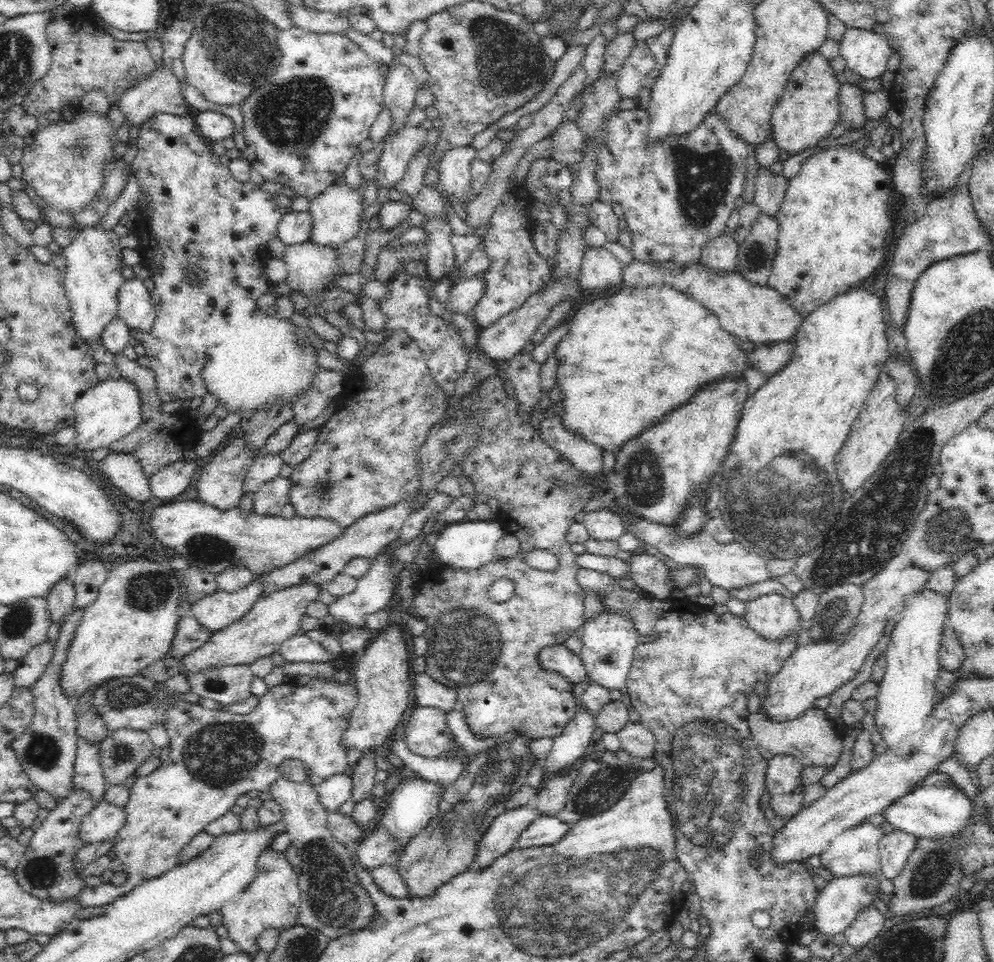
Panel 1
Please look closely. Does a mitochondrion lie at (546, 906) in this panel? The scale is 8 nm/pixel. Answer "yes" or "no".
yes

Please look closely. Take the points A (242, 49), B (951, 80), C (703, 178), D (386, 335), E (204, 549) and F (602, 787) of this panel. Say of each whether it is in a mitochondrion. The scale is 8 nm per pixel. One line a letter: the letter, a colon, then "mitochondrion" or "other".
A: mitochondrion
B: other
C: mitochondrion
D: other
E: mitochondrion
F: mitochondrion

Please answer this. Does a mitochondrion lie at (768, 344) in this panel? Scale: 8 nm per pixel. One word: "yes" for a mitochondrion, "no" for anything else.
no

